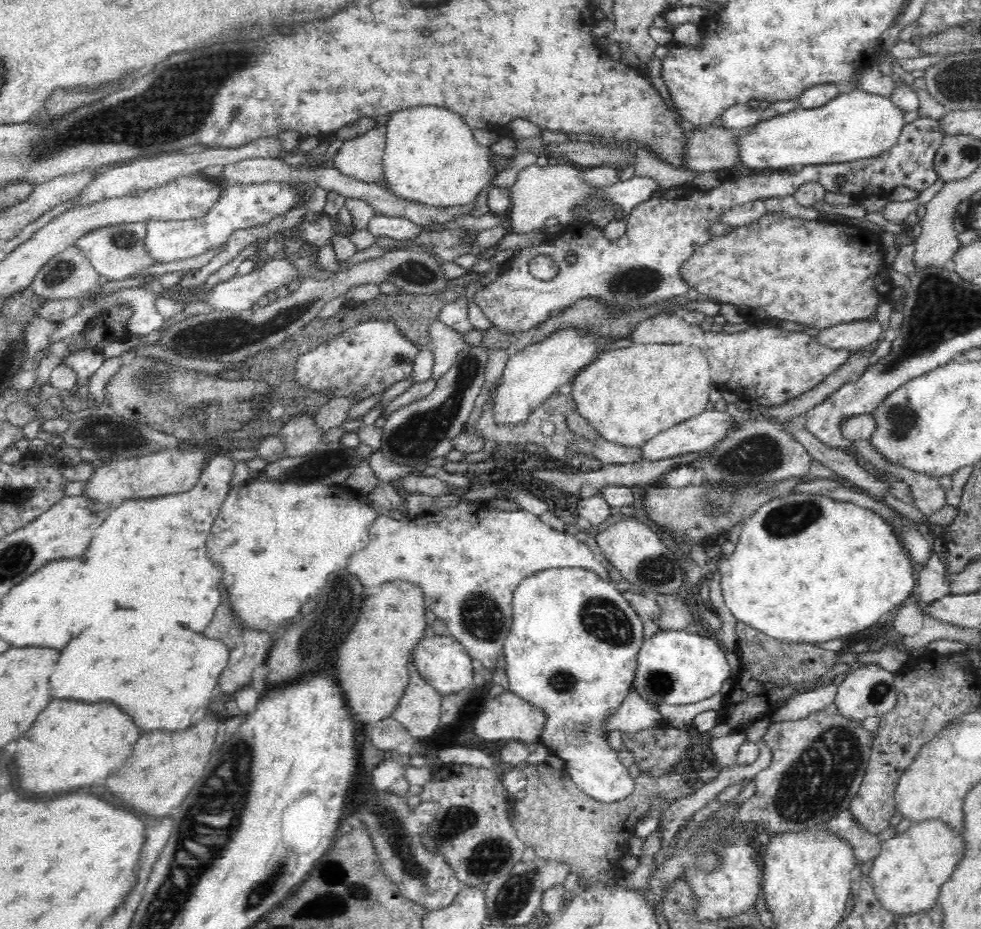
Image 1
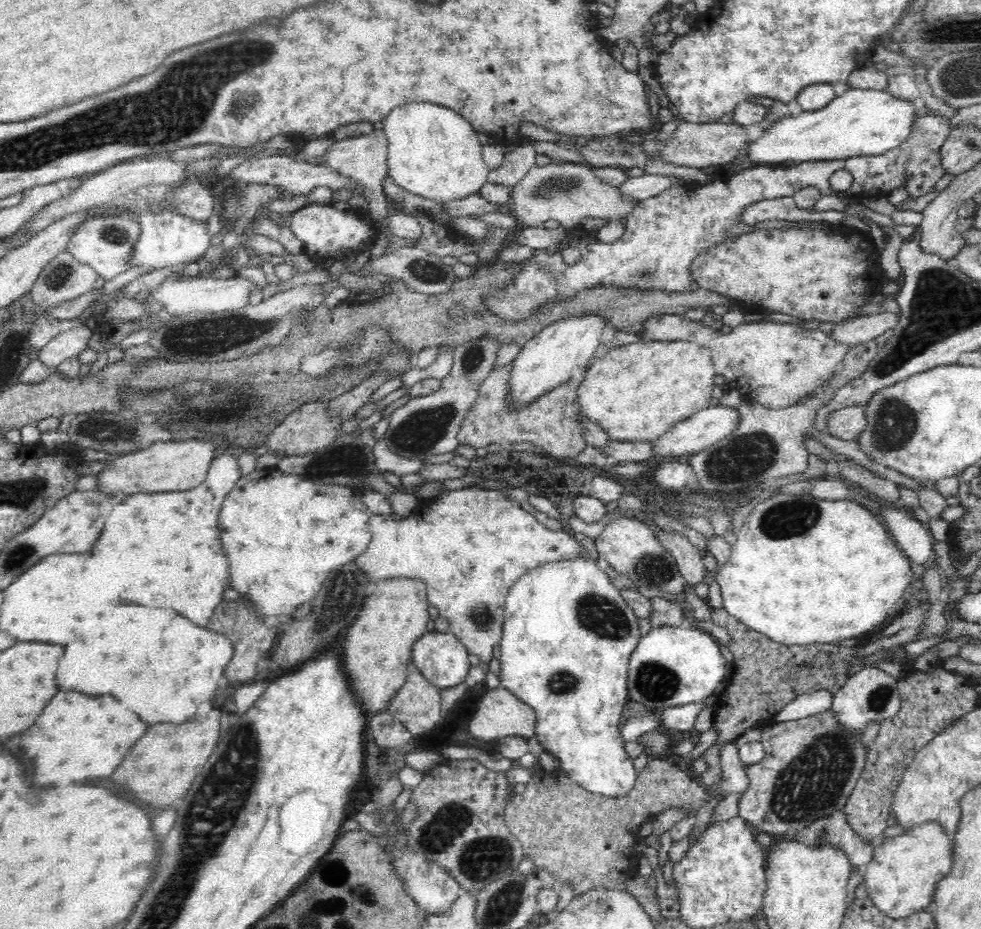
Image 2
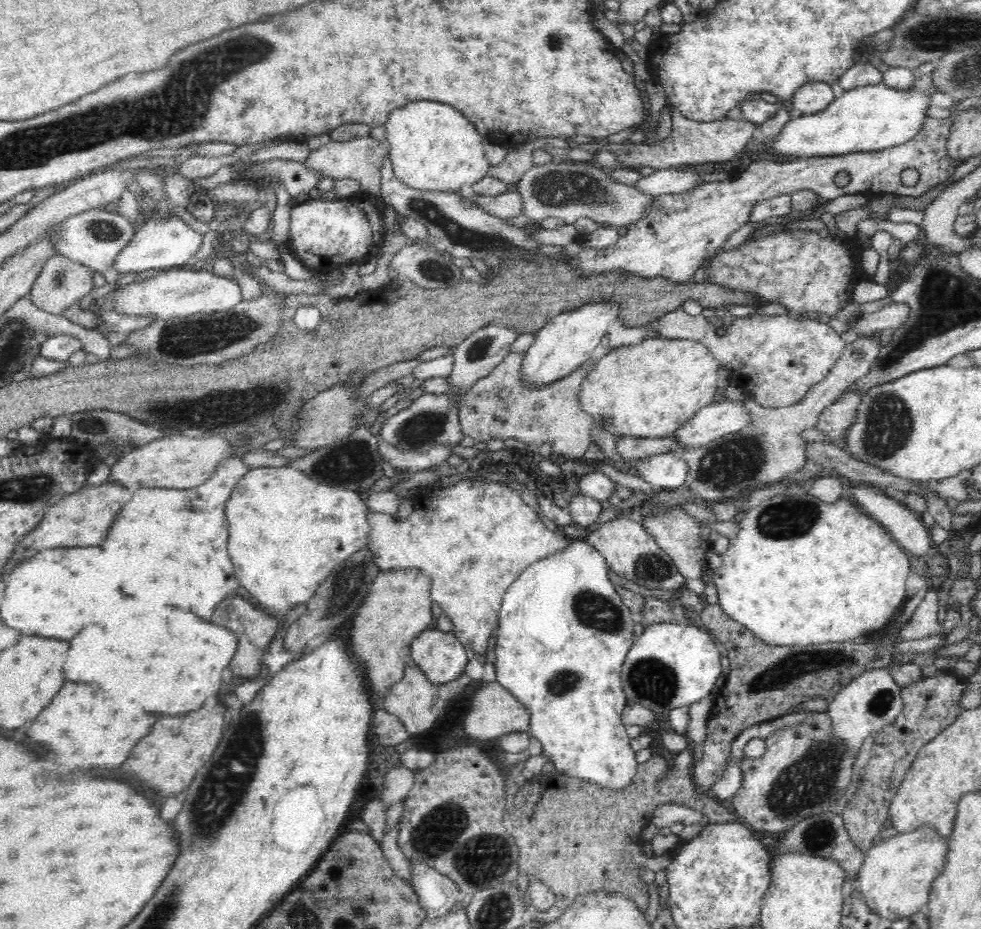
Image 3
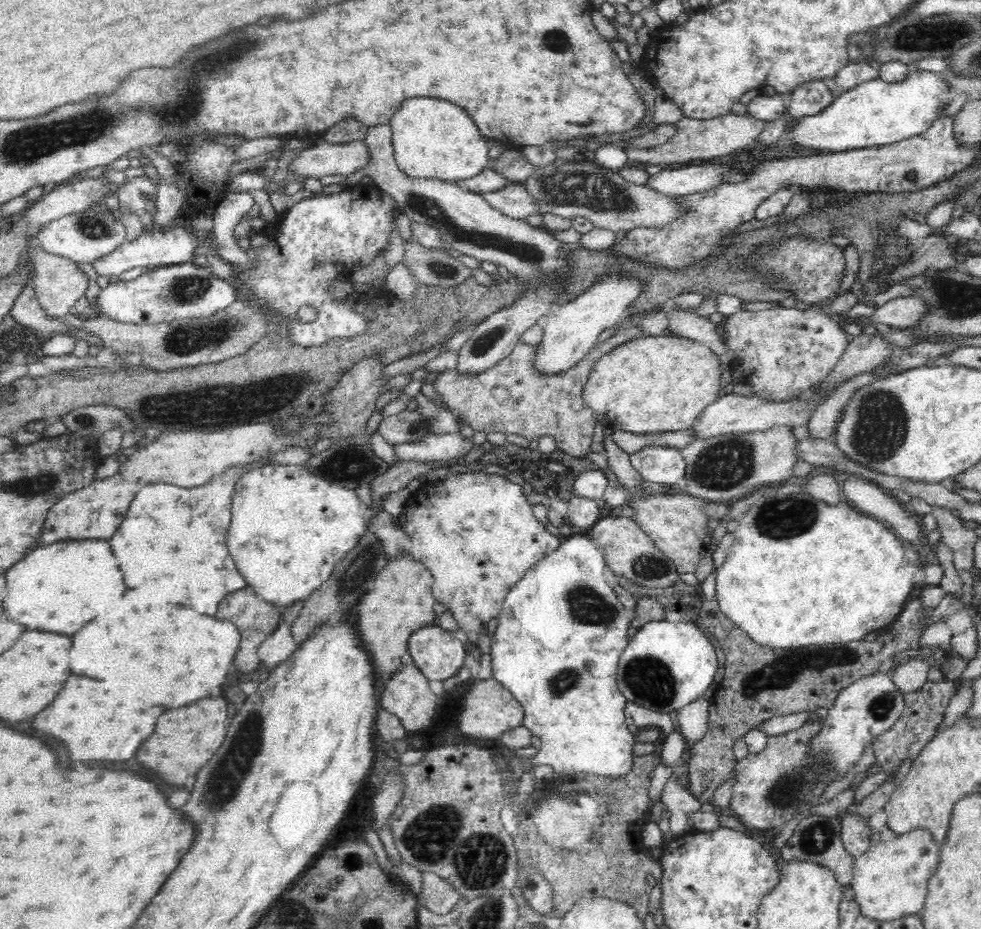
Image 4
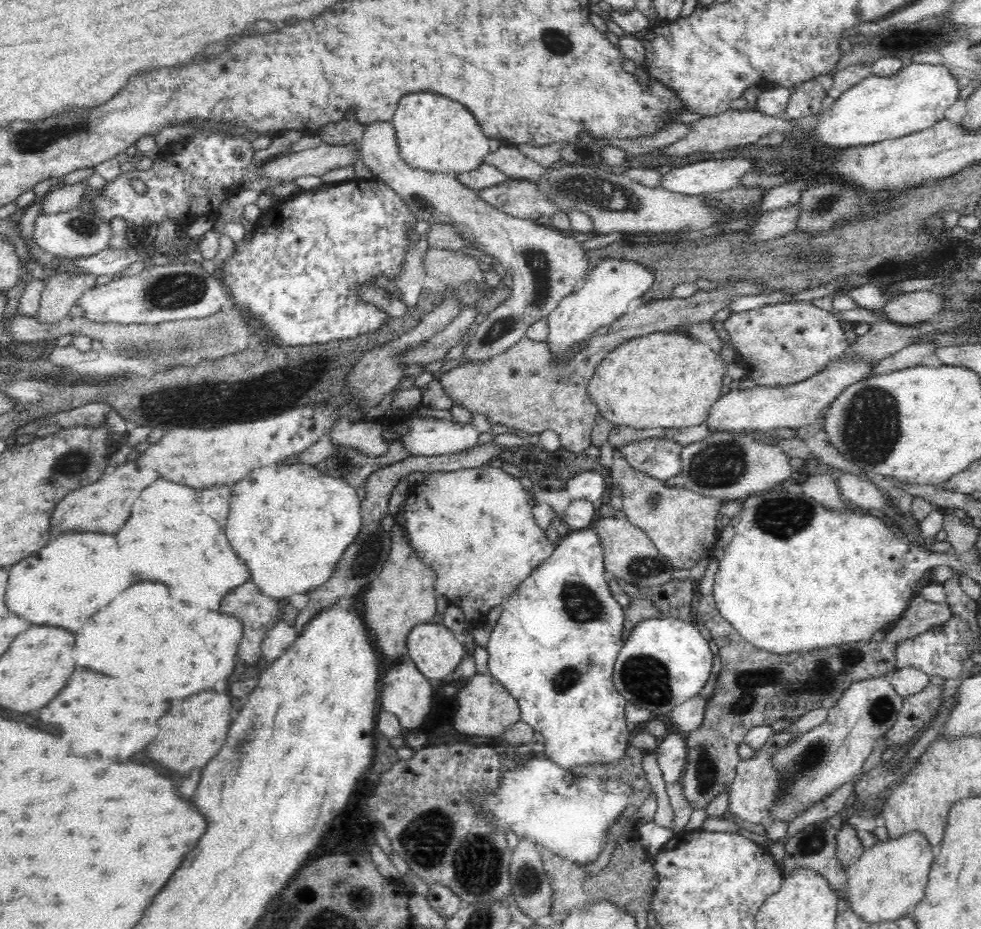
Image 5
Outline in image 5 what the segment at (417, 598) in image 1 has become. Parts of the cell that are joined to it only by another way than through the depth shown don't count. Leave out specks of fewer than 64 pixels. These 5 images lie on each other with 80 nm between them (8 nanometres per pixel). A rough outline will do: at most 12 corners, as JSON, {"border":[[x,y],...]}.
{"border":[[393,521],[384,566],[360,599],[388,662],[438,620],[436,573]]}

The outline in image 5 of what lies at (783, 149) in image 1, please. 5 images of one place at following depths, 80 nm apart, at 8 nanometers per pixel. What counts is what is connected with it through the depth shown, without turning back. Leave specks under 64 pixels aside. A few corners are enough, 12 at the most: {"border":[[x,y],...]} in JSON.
{"border":[[942,65],[843,92],[814,136],[842,148],[930,128],[959,100]]}

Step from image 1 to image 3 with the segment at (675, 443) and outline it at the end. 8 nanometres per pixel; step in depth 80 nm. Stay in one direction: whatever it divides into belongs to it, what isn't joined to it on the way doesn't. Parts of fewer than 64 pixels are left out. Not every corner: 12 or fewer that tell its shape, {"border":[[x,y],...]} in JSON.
{"border":[[721,398],[698,410],[671,440],[702,449],[748,422],[744,401]]}

